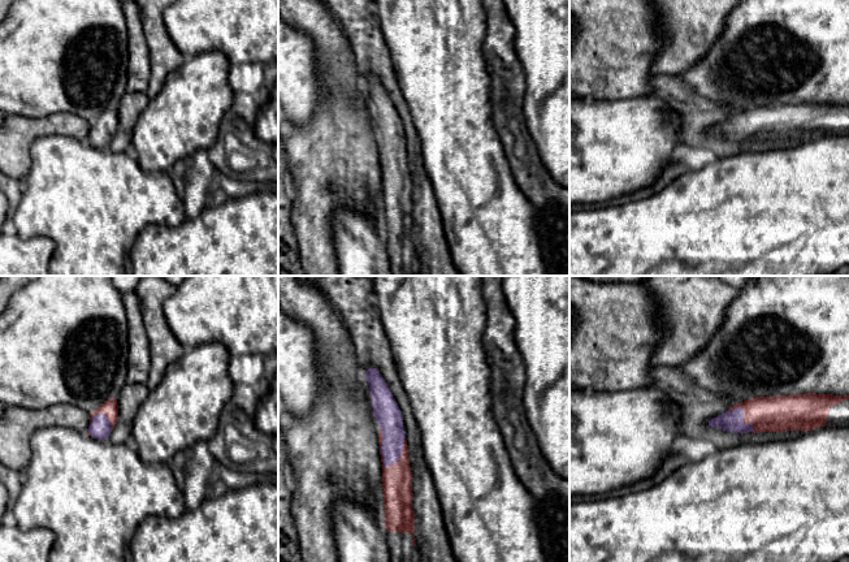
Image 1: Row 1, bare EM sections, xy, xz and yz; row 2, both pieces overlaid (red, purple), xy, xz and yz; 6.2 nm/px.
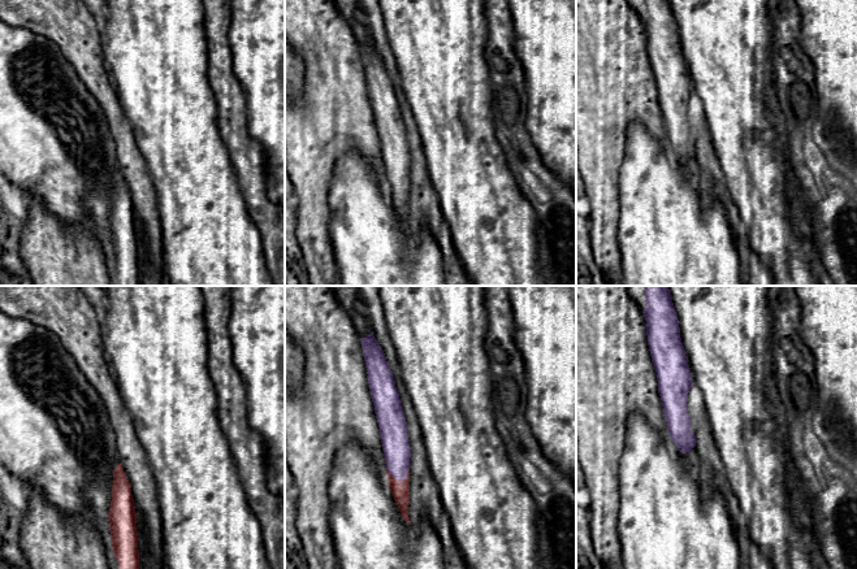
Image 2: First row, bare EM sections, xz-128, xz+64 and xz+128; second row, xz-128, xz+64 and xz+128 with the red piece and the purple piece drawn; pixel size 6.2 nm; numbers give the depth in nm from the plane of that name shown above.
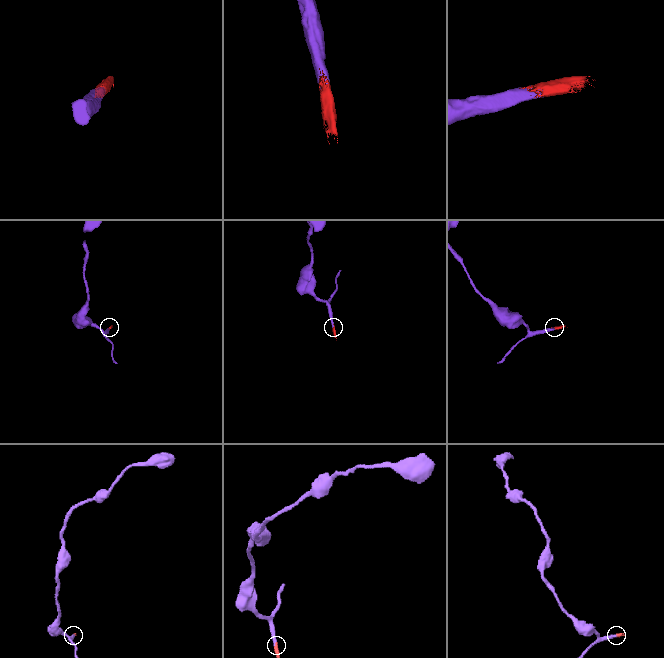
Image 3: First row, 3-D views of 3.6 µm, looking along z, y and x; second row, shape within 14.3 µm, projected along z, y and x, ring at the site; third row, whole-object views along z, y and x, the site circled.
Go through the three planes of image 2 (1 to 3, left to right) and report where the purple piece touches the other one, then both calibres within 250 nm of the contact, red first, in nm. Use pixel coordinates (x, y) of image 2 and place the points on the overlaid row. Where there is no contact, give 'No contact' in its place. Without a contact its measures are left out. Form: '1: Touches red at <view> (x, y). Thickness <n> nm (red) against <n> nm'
1: No contact
2: Touches red at xz+64 (395, 478). Thickness 110 nm (red) against 170 nm
3: No contact

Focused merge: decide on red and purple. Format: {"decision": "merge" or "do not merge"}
{"decision": "merge"}

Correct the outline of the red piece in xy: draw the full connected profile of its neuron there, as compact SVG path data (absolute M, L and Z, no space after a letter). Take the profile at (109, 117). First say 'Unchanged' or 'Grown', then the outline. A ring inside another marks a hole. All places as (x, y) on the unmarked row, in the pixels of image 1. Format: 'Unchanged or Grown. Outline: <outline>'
Grown. Outline: M116 107L104 111L95 121L91 122L88 144L98 148L108 148L113 135L118 130L118 113Z

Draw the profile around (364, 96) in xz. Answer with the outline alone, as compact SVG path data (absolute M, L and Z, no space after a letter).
M365 85L363 87L363 91L360 92L360 100L363 101L364 107L371 113L371 124L372 124L372 127L373 127L373 134L374 134L376 142L378 144L378 142L380 142L380 134L378 134L377 127L376 127L374 121L373 121L372 103L371 103L369 94L368 94L368 90L367 90L367 86Z

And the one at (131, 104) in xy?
M125 92L117 105L118 130L108 148L113 152L131 152L134 126L150 103L146 92Z

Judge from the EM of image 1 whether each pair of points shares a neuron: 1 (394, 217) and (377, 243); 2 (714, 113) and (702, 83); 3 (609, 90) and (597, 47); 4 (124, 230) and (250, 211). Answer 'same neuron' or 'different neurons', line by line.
1: different neurons
2: different neurons
3: same neuron
4: different neurons

